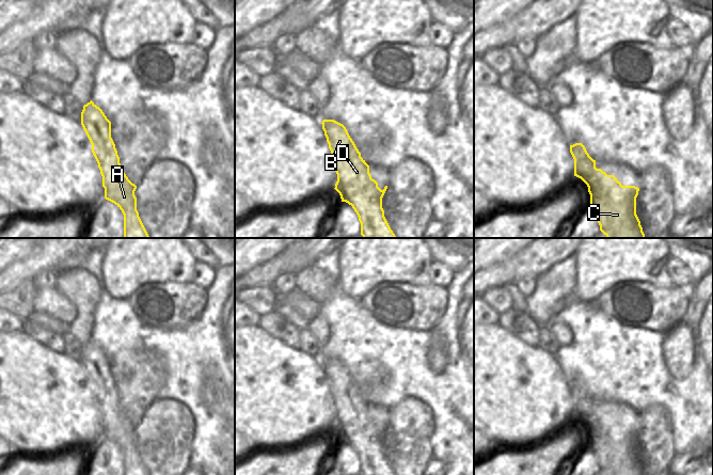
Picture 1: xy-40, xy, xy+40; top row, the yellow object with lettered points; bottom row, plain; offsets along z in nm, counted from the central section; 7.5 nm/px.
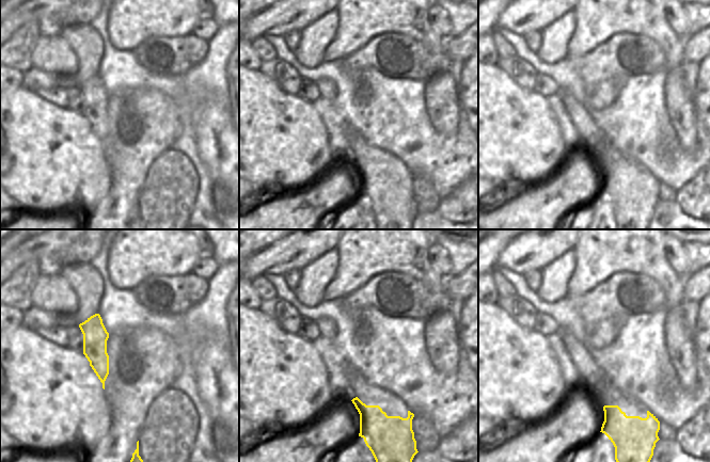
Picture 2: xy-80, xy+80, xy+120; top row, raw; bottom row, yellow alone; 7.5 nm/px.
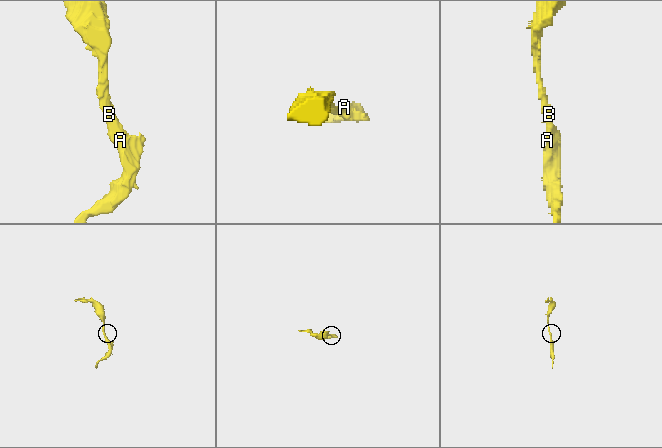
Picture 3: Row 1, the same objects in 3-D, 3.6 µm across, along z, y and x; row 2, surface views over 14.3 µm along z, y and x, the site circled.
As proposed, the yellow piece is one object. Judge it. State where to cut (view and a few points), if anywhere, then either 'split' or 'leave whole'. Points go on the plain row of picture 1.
no cut | leave whole

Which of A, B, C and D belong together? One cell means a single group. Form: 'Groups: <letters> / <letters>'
Groups: A B C D

